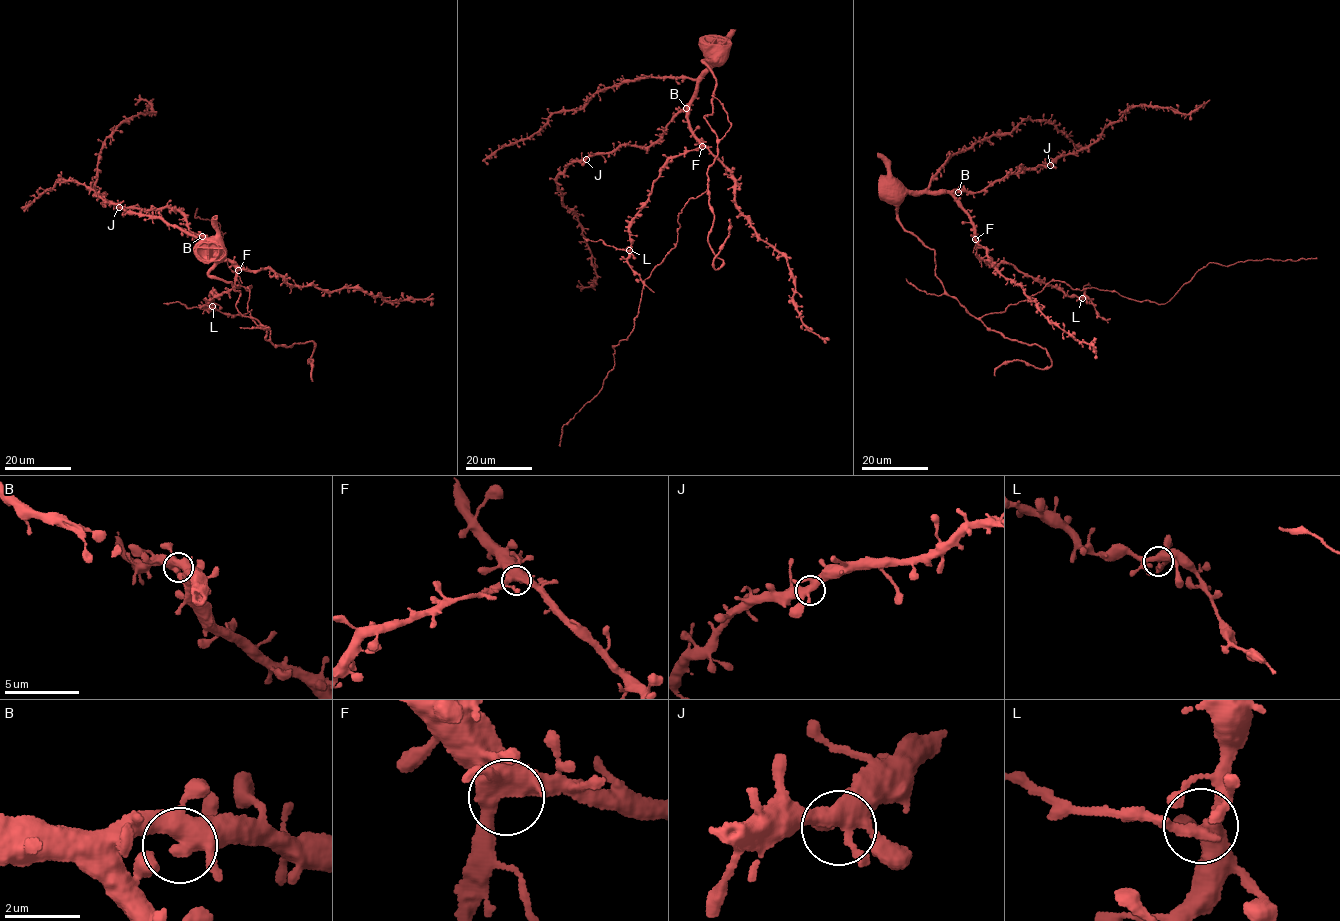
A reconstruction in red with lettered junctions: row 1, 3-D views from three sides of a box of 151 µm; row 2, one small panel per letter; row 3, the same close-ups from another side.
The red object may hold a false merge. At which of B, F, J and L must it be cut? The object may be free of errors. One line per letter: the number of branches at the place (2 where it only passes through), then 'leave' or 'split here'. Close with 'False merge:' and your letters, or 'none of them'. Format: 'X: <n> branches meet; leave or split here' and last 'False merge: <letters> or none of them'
B: 4 branches meet; leave
F: 4 branches meet; leave
J: 4 branches meet; leave
L: 4 branches meet; split here
False merge: L

